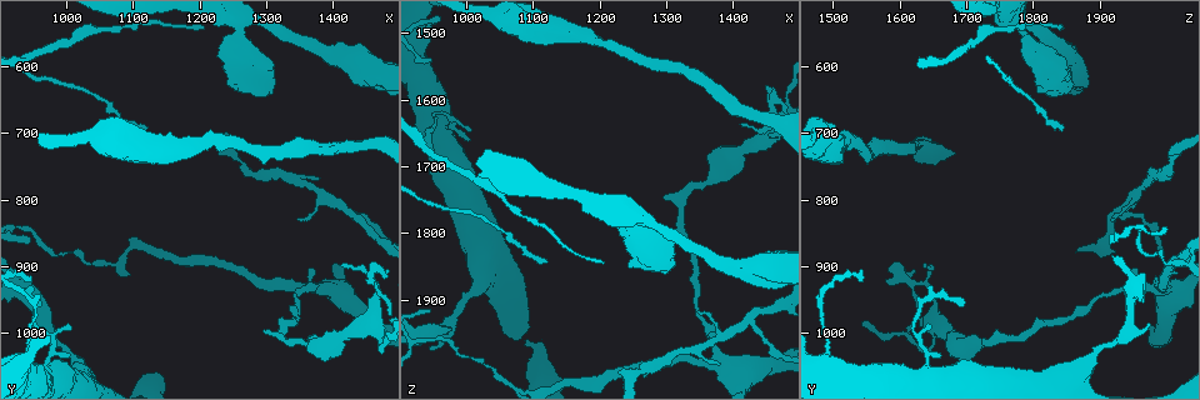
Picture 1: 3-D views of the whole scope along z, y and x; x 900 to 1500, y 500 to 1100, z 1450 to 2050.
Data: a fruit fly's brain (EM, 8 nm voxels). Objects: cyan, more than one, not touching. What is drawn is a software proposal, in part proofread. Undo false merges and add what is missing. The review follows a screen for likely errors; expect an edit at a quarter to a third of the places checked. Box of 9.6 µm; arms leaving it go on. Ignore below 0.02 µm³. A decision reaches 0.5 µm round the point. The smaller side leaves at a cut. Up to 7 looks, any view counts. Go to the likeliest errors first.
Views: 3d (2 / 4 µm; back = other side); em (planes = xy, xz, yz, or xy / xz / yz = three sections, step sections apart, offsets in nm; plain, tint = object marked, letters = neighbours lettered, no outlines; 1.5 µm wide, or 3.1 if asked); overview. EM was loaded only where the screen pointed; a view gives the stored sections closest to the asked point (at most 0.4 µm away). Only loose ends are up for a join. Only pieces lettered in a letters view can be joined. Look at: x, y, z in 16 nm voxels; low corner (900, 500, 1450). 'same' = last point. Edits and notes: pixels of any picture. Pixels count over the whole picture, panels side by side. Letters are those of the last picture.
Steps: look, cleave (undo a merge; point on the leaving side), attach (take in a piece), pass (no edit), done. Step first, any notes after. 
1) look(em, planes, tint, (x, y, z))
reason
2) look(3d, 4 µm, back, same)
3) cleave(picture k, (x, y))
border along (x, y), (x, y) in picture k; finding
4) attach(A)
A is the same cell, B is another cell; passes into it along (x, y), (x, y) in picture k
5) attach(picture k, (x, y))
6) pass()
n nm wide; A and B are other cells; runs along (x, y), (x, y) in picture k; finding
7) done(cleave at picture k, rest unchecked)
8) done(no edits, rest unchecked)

look(em, xy, step 4, letters, (945, 1020, 1490))
calibre changes

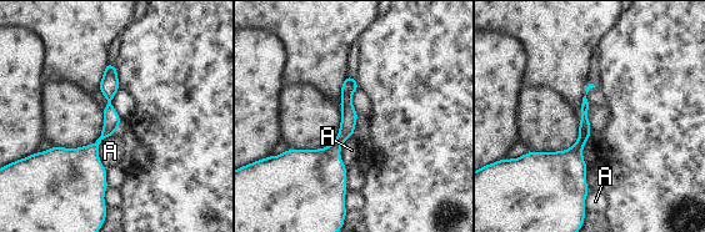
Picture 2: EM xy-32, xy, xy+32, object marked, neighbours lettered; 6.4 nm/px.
pass()
70 nm wide; A is another cell; one cell here

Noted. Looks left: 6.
look(3d, 4 µm, (1425, 820, 1935))
side arm on a straight run

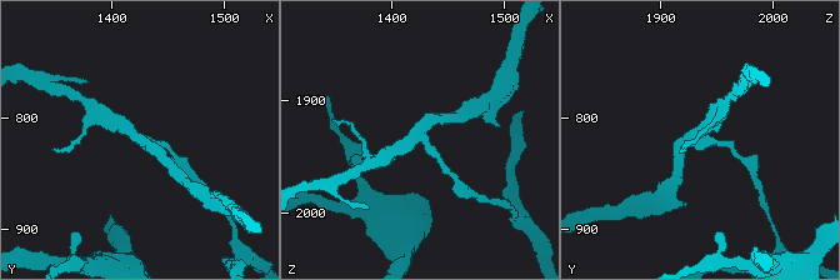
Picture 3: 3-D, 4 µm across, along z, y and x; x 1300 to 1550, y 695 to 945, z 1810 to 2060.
look(em, xy, step 4, tint, (1420, 816, 1932))
3 arms; now the EM

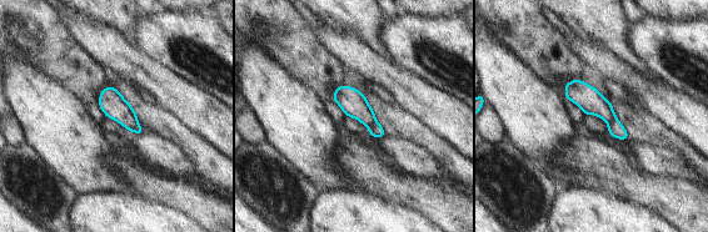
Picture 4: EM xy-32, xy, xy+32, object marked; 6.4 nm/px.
look(em, planes, letters, same)
cut it another way

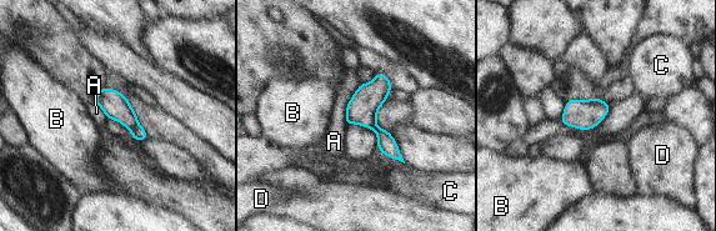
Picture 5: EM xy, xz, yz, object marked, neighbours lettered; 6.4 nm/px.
cleave(picture 5, (138, 132))
A touches over 280 nm; A, B, C and D are other cells; border along (138, 124), (131, 130) in picture 5; two cells meet here

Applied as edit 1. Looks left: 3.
look(em, yz, step 4, tint, (1265, 545, 1785))
thick turns thin

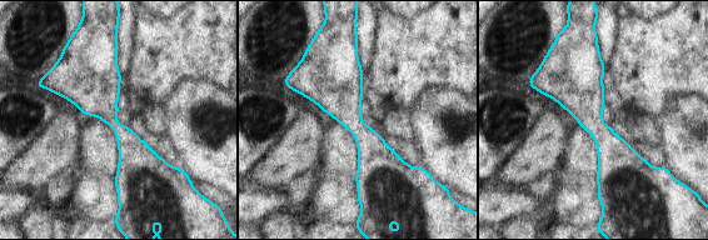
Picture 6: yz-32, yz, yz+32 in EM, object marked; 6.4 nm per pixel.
look(em, planes, letters, same)
another direction

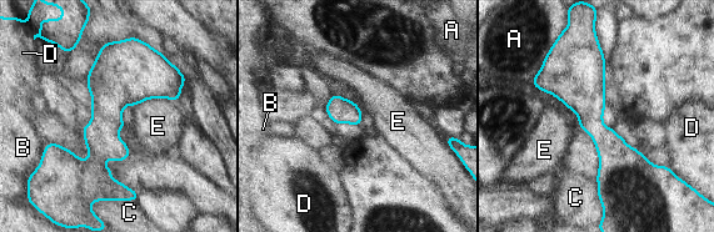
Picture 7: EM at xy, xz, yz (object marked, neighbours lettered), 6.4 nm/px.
pass()
C touches over 280 nm; A, B, C, D and E are other cells; runs along (590, 45), (605, 192) in picture 7; all the same cell

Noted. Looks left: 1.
done(cleave at picture 5, rest unchecked)

